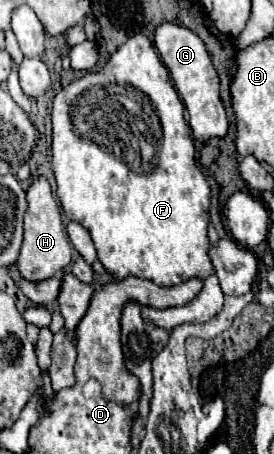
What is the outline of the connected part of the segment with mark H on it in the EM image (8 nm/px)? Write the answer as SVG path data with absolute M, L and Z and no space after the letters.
M40 176L32 182L32 186L26 192L26 200L28 200L28 210L24 216L24 242L22 242L16 266L24 280L42 282L42 280L52 278L58 270L64 270L70 264L72 244L64 230L60 208L56 204L56 198L46 178Z

